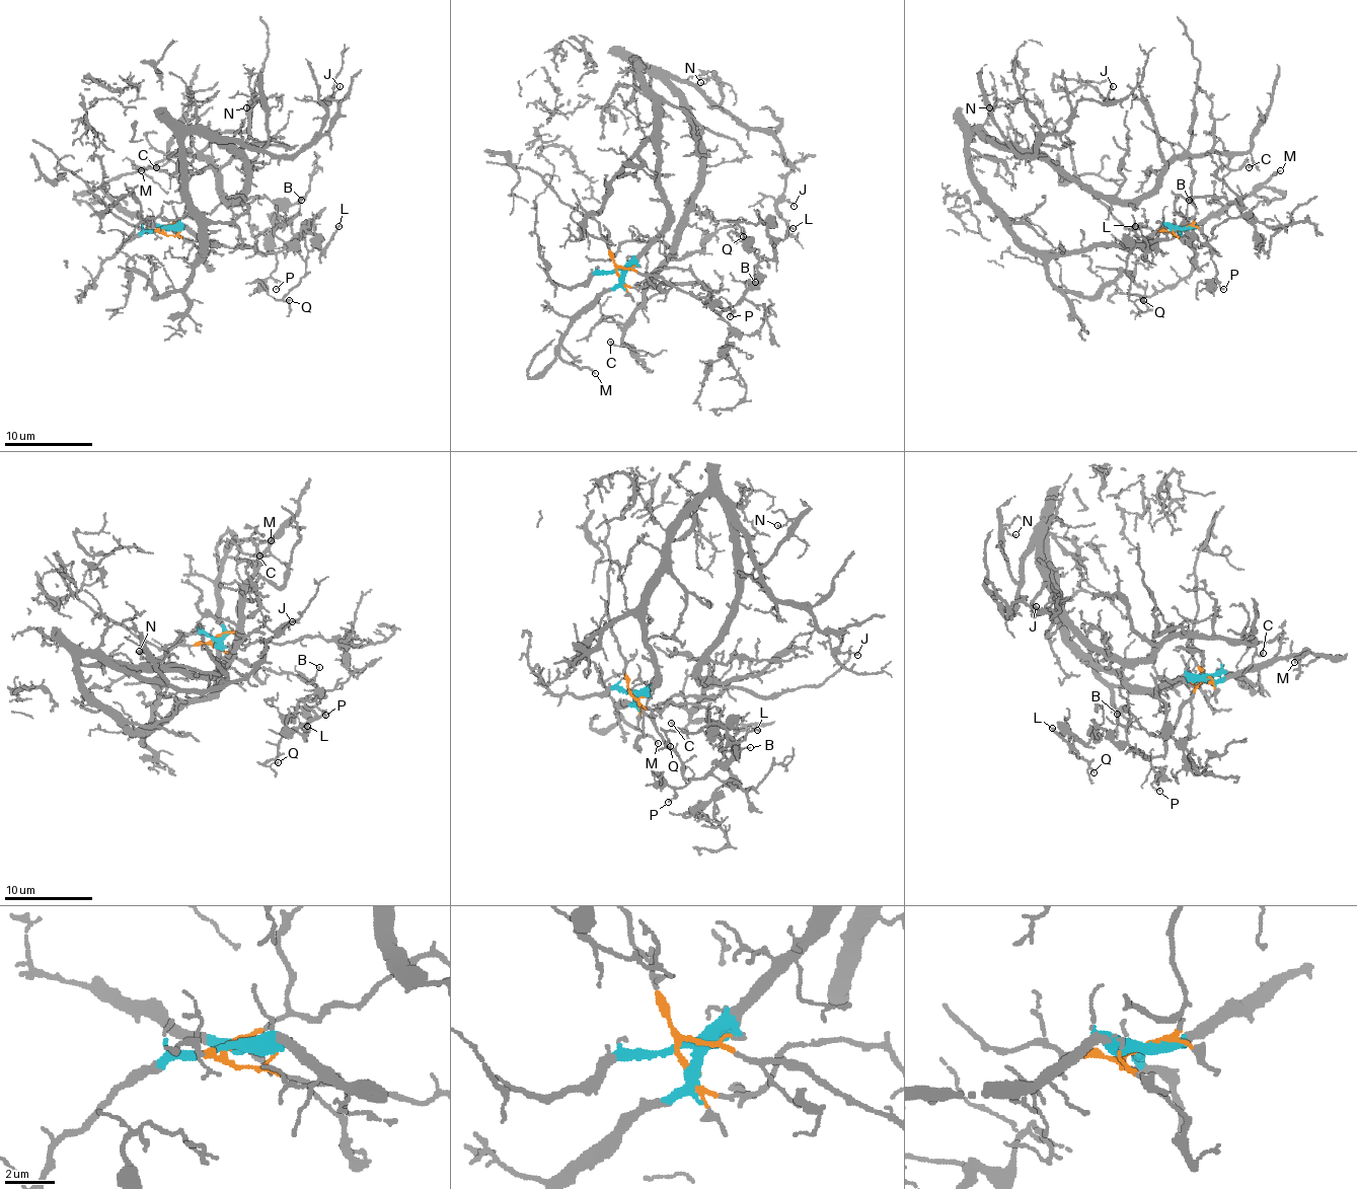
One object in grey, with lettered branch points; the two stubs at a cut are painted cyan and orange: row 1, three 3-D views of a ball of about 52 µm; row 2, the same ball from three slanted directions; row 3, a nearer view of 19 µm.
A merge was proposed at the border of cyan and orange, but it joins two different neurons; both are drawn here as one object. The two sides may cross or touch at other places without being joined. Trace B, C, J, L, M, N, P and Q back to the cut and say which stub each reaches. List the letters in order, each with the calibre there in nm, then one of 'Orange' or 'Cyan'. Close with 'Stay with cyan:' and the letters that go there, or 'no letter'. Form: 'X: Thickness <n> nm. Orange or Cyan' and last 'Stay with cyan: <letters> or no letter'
B: Thickness 80 nm. Orange
C: Thickness 120 nm. Cyan
J: Thickness 110 nm. Cyan
L: Thickness 150 nm. Orange
M: Thickness 120 nm. Cyan
N: Thickness 100 nm. Cyan
P: Thickness 100 nm. Orange
Q: Thickness 110 nm. Orange
Stay with cyan: C, J, M, N

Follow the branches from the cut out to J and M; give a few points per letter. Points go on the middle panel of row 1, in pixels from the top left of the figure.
J: (616, 271), (667, 215), (658, 97), (637, 62), (693, 82), (779, 144), (794, 206)
M: (616, 271), (620, 280), (572, 323), (560, 346), (564, 362), (596, 373)

